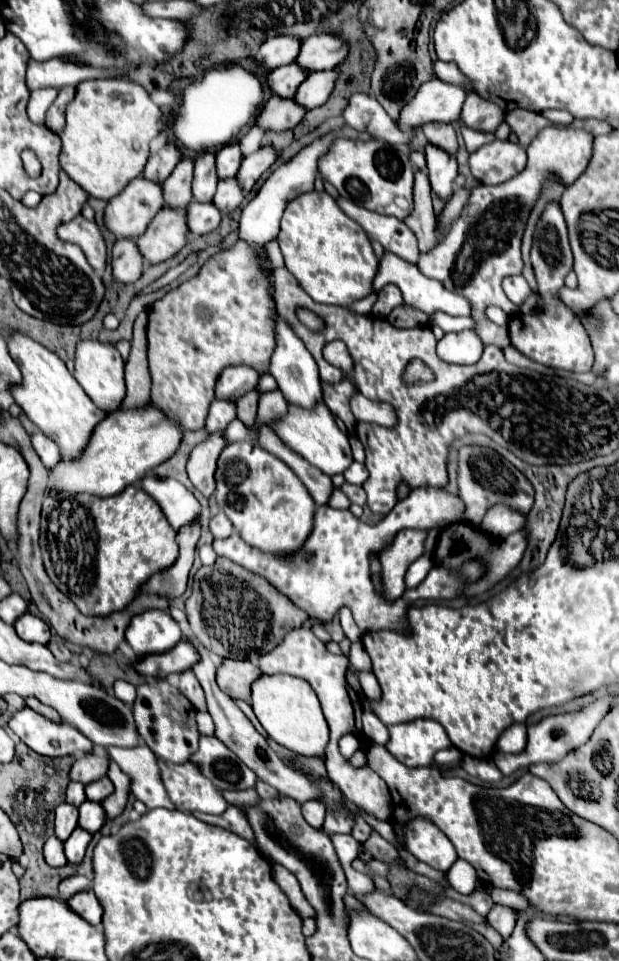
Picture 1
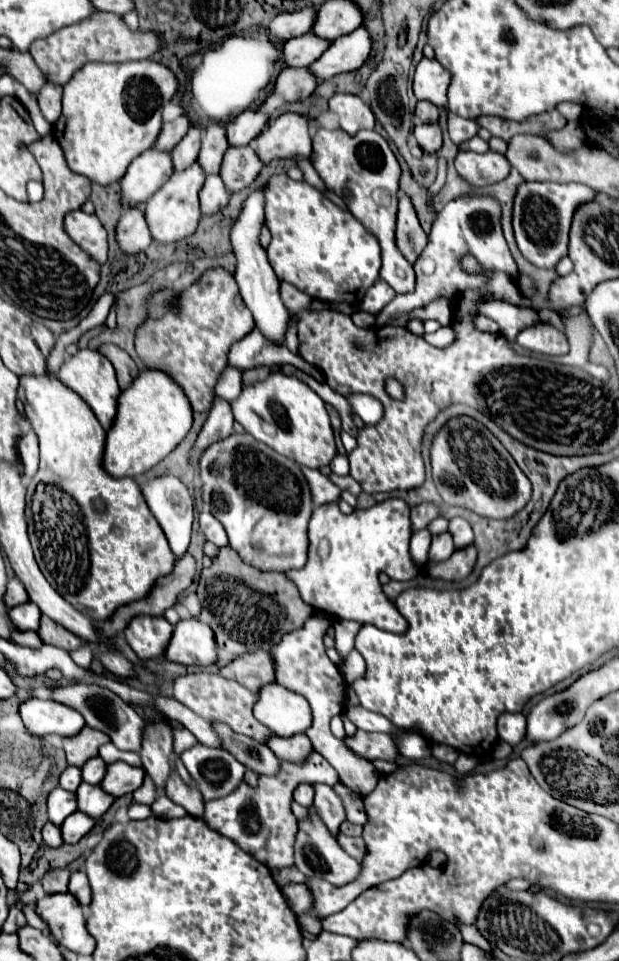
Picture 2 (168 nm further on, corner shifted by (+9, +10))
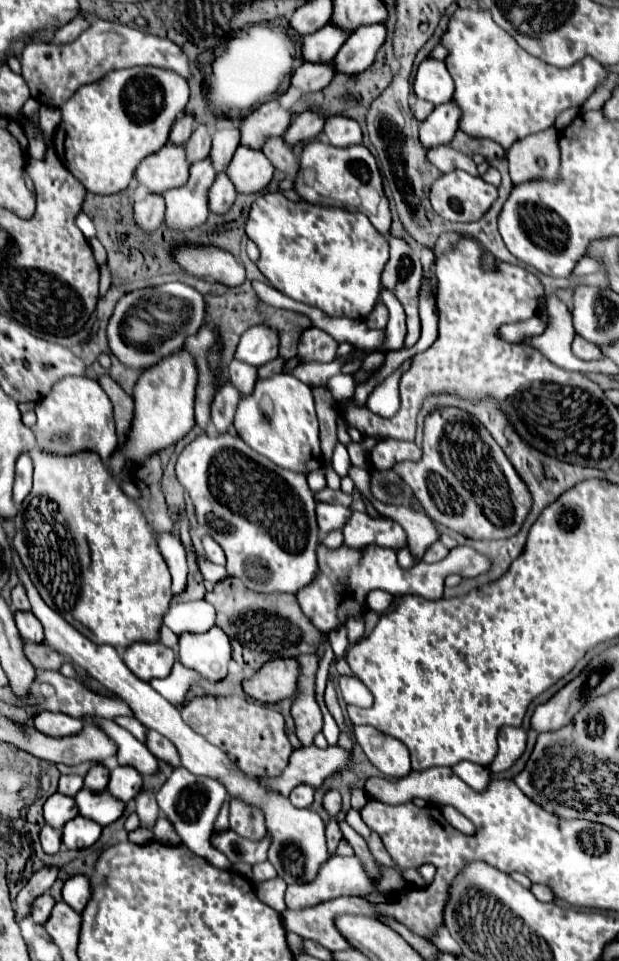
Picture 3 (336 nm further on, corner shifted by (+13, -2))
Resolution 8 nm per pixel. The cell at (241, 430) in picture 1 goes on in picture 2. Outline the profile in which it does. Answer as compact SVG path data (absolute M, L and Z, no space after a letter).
M271 373L265 381L245 387L231 407L235 421L241 423L247 433L301 465L319 469L329 465L337 455L337 443L323 399L293 375Z

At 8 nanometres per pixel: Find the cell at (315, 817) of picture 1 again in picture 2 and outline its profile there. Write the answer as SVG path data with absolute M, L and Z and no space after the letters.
M301 783L301 785L295 789L293 799L295 799L299 805L303 805L303 807L311 807L311 805L313 805L313 795L315 795L313 787L307 785L307 783Z

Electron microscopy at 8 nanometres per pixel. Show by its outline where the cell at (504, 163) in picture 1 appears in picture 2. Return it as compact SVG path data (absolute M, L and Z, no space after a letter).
M489 149L487 153L475 151L459 151L455 159L455 167L461 177L465 177L471 185L483 187L505 179L511 171L511 163L505 155Z

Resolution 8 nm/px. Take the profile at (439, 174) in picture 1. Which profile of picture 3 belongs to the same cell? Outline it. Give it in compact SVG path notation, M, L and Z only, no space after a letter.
M453 101L445 105L437 105L433 113L425 121L421 121L421 129L419 129L421 143L425 147L447 145L453 139L455 131L459 129L457 127L459 117L461 117L461 111Z

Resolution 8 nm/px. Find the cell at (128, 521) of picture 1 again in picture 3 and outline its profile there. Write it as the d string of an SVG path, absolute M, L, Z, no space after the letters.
M35 449L29 455L35 463L35 481L13 519L13 547L41 593L41 599L65 621L89 629L97 637L97 645L109 643L113 647L129 647L135 641L157 641L163 615L173 599L171 575L137 502L121 491L119 481L109 475L101 458L89 451L73 457L59 457Z

